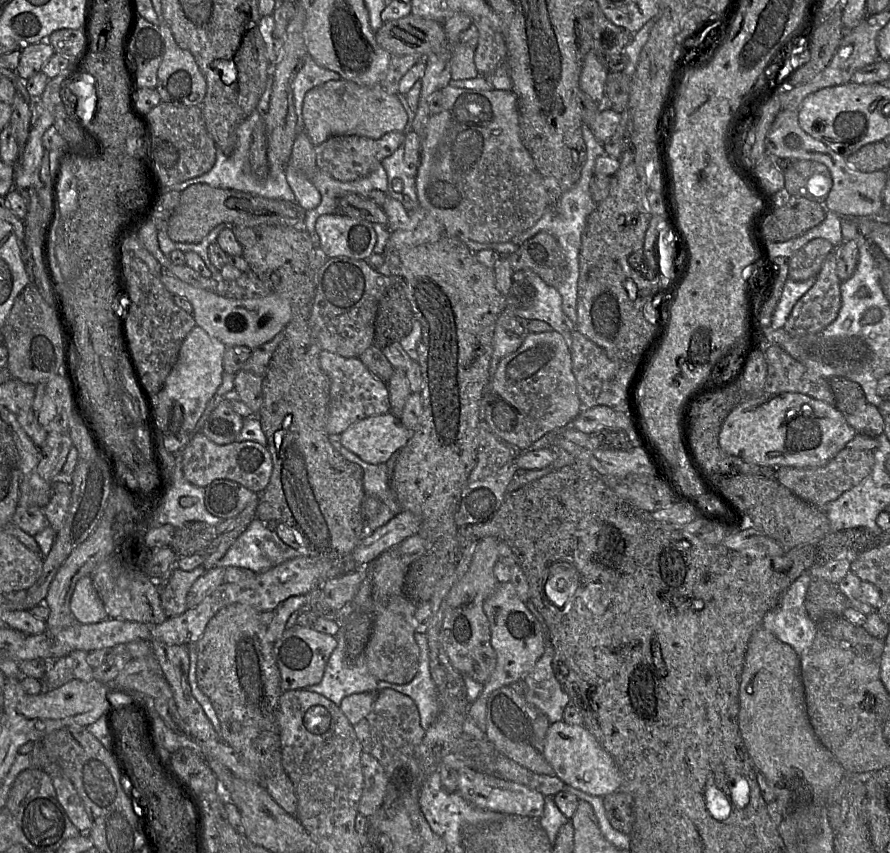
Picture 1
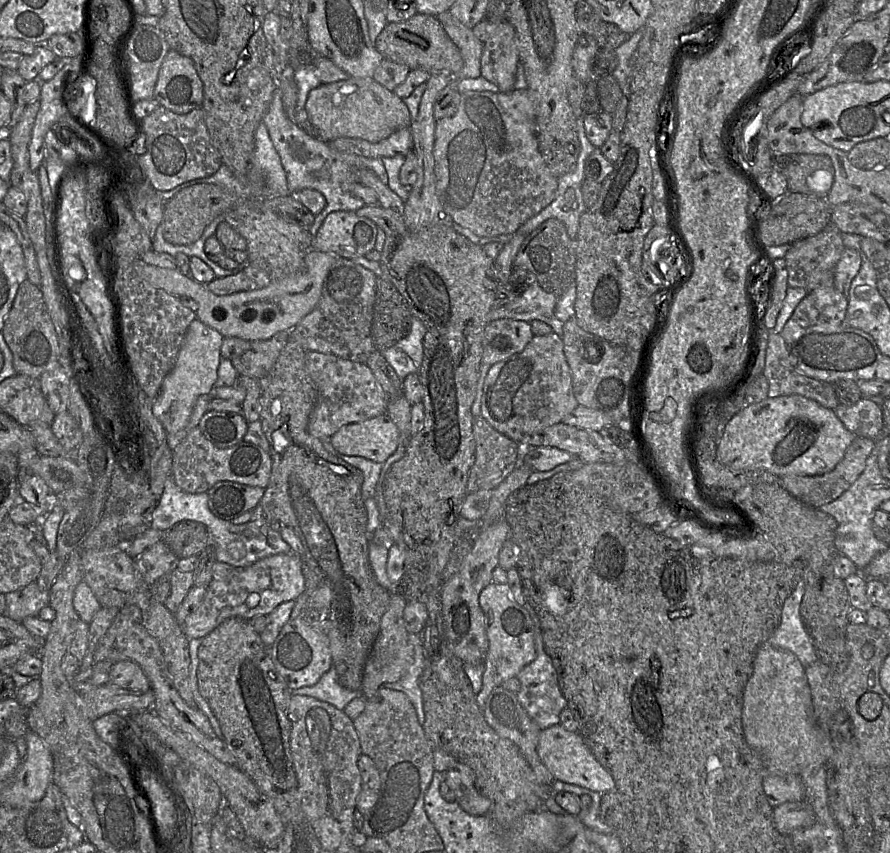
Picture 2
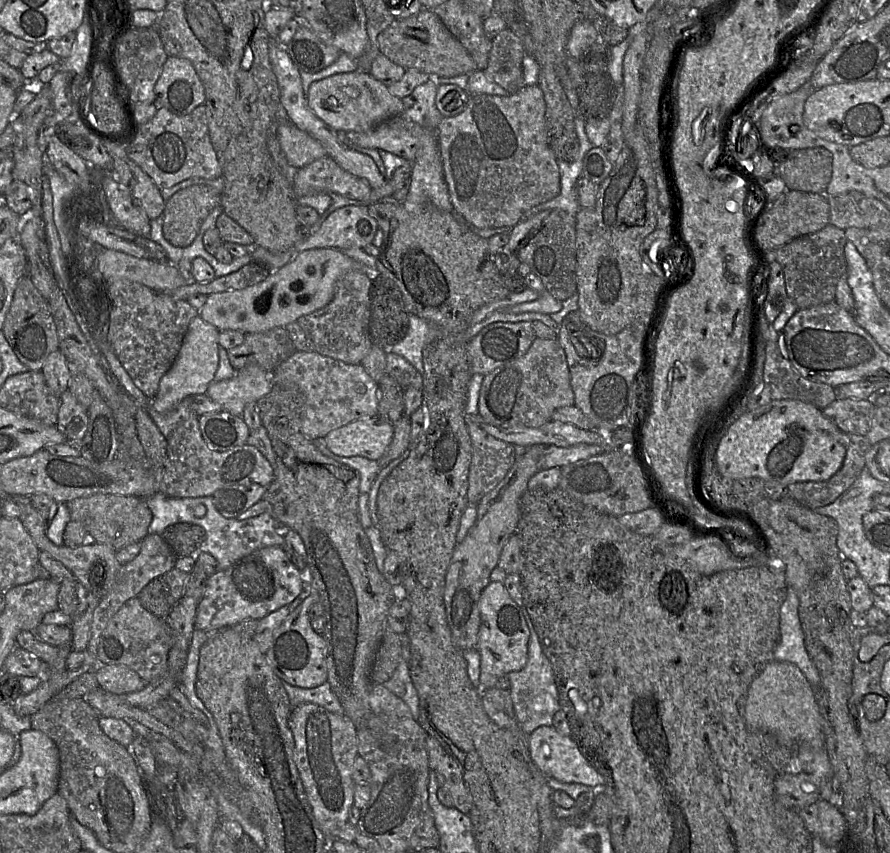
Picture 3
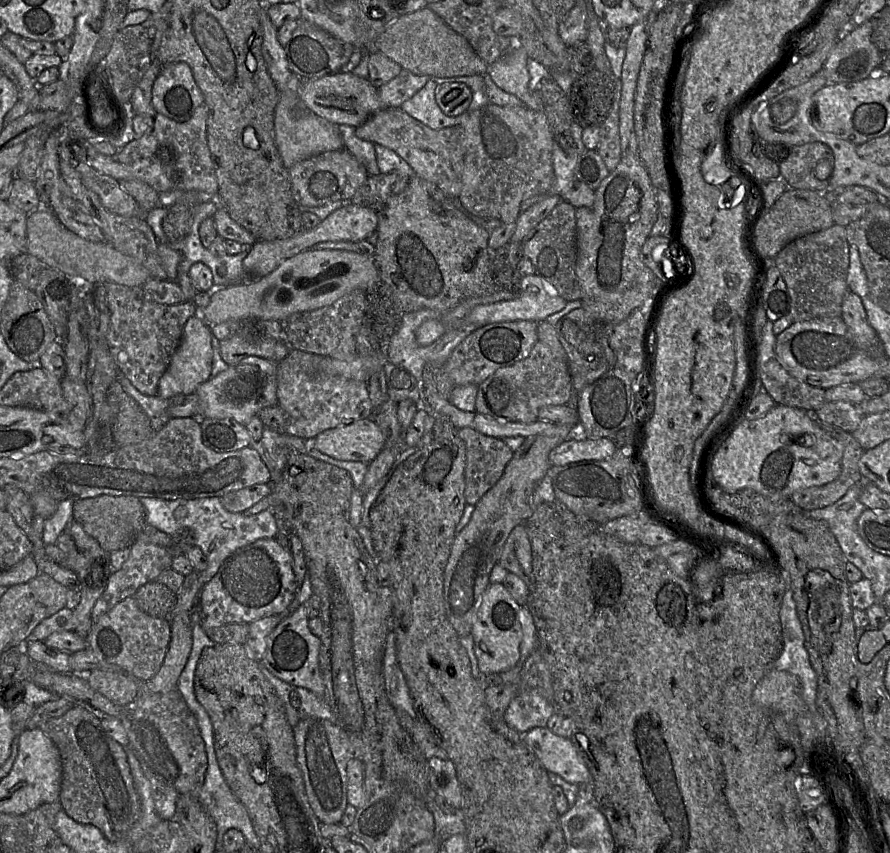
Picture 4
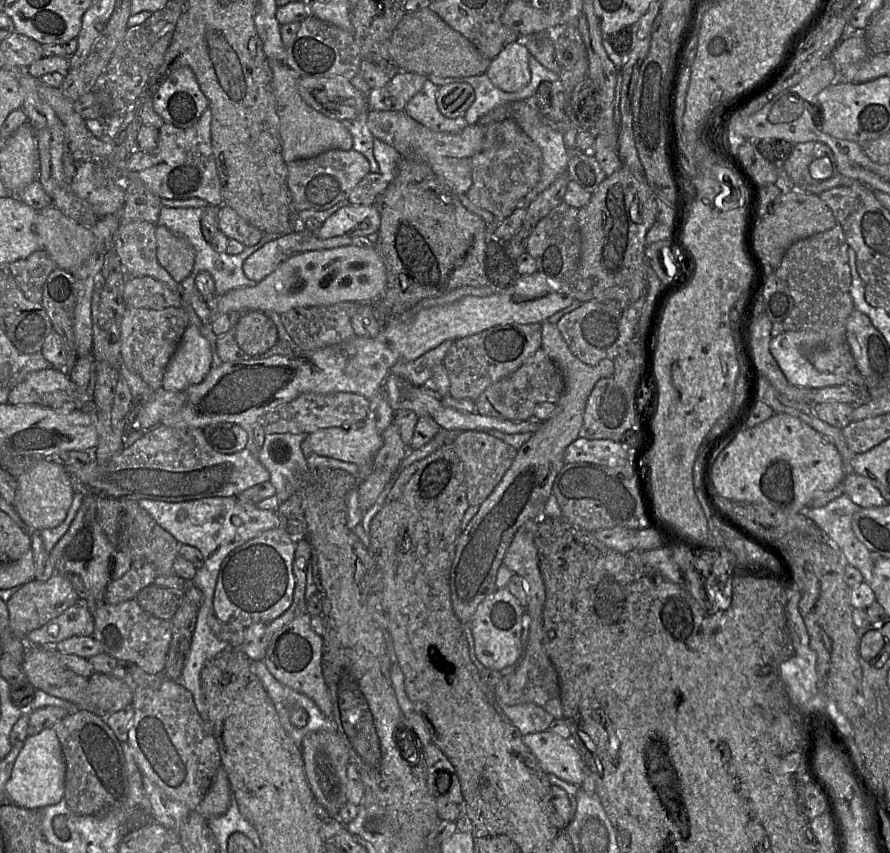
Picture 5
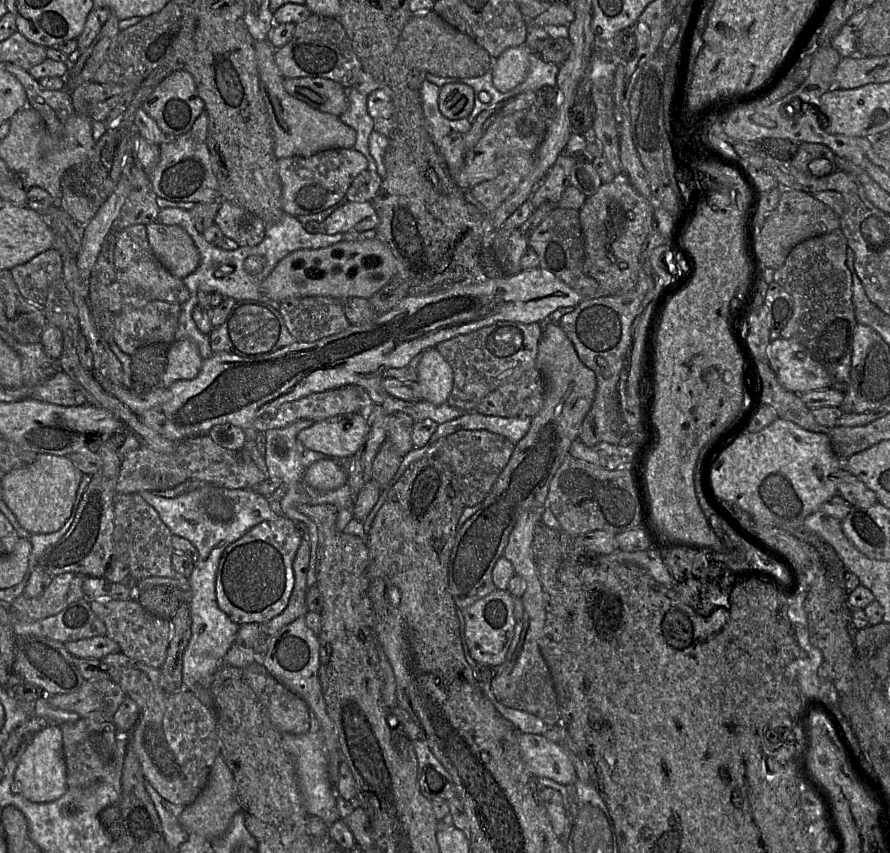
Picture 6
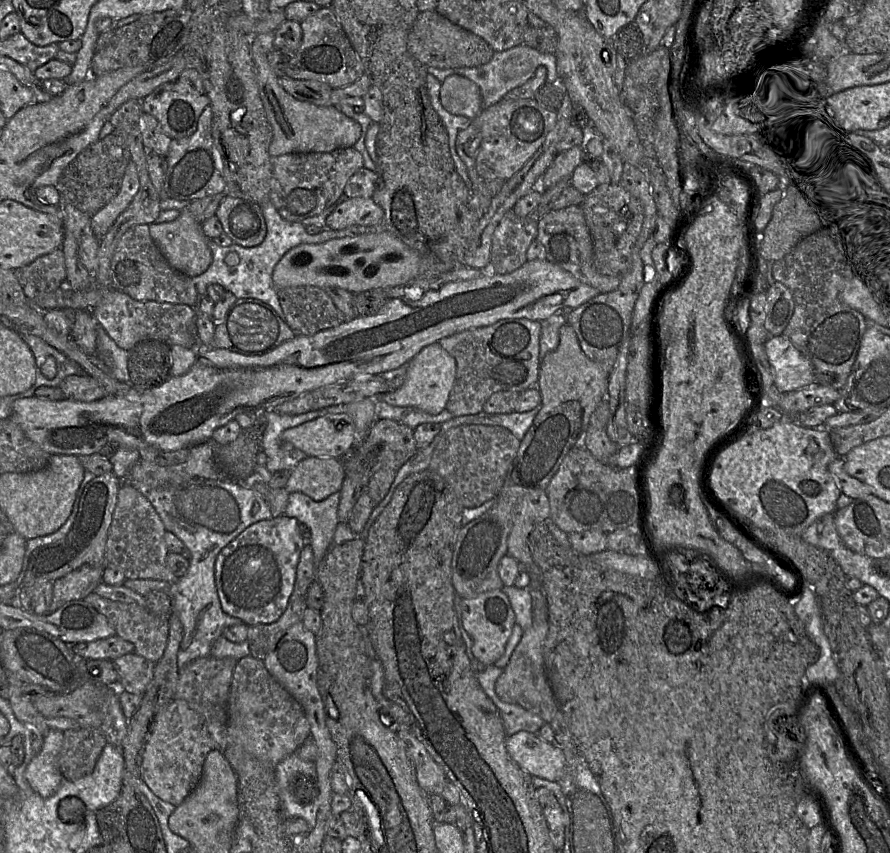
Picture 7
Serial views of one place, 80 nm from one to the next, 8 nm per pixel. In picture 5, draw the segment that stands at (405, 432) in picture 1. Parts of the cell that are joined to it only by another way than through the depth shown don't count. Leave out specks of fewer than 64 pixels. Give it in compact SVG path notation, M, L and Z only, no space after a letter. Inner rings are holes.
M366 418L351 424L349 427L328 427L319 429L308 434L305 440L308 442L311 450L317 455L330 457L343 462L354 463L358 466L366 464L369 461L373 463L373 458L383 443L382 434L380 434L374 424Z

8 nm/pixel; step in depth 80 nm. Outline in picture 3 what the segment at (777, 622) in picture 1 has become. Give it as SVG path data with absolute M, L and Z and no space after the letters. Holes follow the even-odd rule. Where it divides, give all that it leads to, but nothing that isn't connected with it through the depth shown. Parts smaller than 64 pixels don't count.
M788 589L785 601L780 608L780 638L774 650L774 660L795 664L817 693L820 675L805 648L798 607L798 596L792 589Z

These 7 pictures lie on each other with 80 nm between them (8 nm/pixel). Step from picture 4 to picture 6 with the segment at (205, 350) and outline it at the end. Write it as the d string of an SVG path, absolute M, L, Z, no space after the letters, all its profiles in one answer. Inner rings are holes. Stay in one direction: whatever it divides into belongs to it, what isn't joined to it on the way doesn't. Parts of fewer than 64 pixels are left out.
M189 339L175 340L169 345L161 386L169 388L175 381L194 379L200 372L202 361L194 342Z

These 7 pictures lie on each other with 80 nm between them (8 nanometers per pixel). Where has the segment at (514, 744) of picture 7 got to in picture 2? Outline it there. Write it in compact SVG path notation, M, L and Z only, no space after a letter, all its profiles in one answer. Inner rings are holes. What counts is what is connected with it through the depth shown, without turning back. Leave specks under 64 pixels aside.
M560 724L542 729L537 752L541 762L555 780L577 785L600 795L615 791L612 775L595 759L578 732L567 731Z

